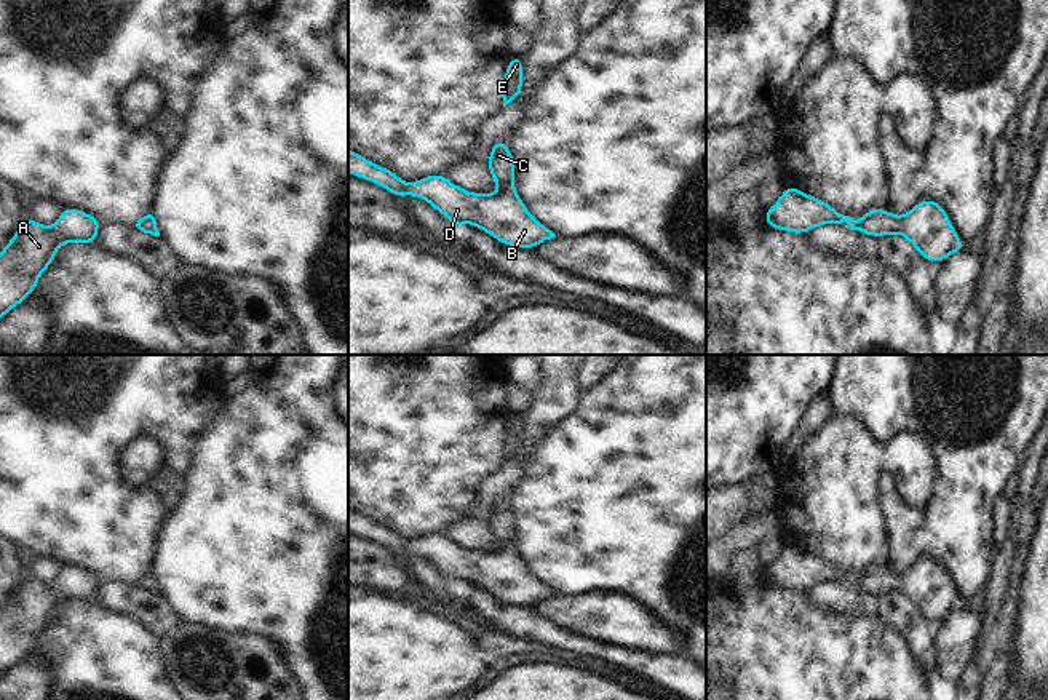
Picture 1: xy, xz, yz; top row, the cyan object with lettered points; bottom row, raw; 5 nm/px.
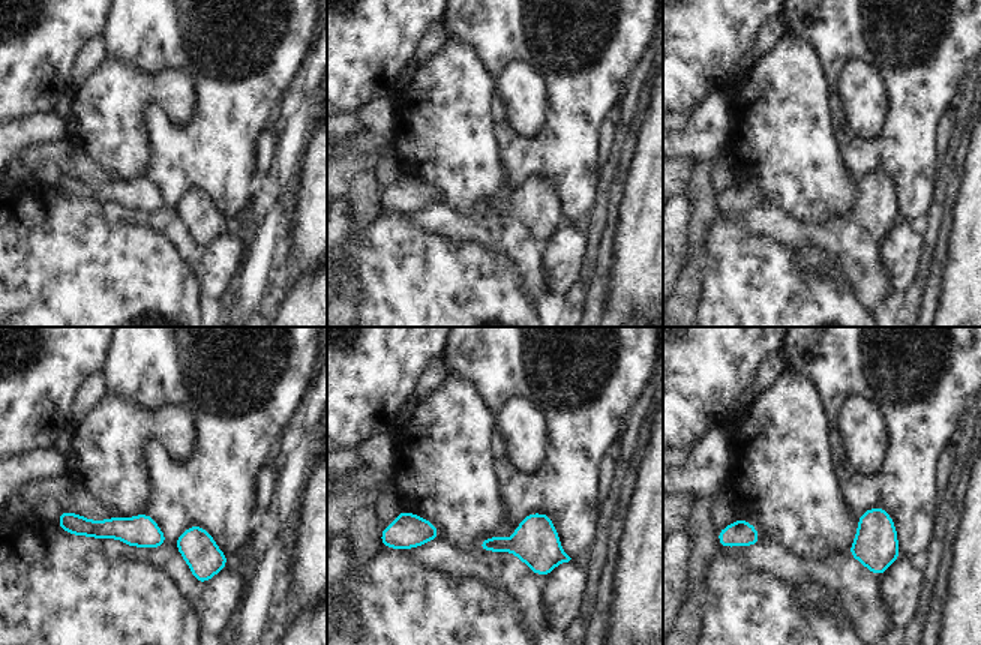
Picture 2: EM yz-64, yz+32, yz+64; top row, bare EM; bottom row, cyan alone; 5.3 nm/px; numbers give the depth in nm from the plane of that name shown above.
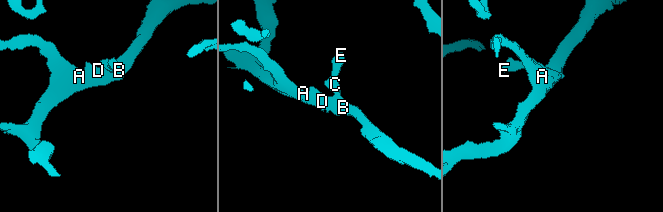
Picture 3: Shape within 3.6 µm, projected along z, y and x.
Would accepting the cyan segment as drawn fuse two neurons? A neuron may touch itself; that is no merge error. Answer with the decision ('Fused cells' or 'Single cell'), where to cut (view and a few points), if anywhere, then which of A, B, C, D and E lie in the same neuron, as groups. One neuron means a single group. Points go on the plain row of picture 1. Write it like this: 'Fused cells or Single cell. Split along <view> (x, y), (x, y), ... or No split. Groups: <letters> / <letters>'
Single cell. No split. Groups: A B C D E

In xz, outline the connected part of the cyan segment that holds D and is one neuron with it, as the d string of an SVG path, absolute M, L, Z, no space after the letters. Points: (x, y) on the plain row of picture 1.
M494 499L490 505L490 515L487 518L487 527L498 543L495 551L474 551L465 548L454 540L451 540L444 532L430 532L420 535L414 542L404 540L396 531L380 523L375 523L364 516L363 513L348 507L348 531L377 542L388 548L395 555L414 553L430 561L441 574L446 574L452 579L454 587L457 588L462 582L473 582L482 590L489 591L492 596L500 601L513 606L527 606L532 607L545 601L556 593L542 580L538 580L529 569L521 555L514 548L514 516L510 510L510 505L505 499Z

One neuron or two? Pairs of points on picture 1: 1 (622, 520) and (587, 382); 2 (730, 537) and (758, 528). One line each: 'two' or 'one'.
1: two
2: one

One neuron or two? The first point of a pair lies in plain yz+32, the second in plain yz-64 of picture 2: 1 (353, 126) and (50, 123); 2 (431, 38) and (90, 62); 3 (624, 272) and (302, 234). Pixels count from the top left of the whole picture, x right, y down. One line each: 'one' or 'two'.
1: one
2: one
3: one

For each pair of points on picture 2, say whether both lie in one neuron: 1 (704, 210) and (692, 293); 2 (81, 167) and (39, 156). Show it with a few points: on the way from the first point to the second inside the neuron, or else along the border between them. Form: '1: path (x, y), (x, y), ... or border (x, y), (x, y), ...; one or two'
1: path (698, 231), (693, 272); one
2: path (71, 161), (65, 156), (50, 156); one

